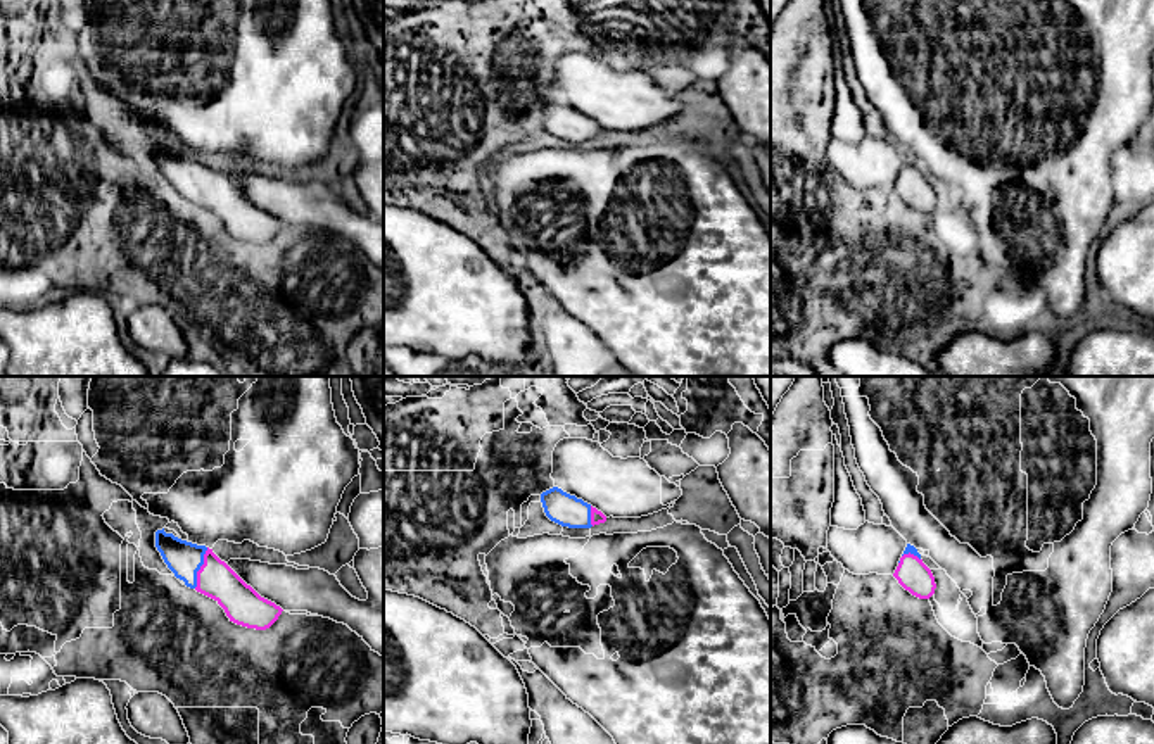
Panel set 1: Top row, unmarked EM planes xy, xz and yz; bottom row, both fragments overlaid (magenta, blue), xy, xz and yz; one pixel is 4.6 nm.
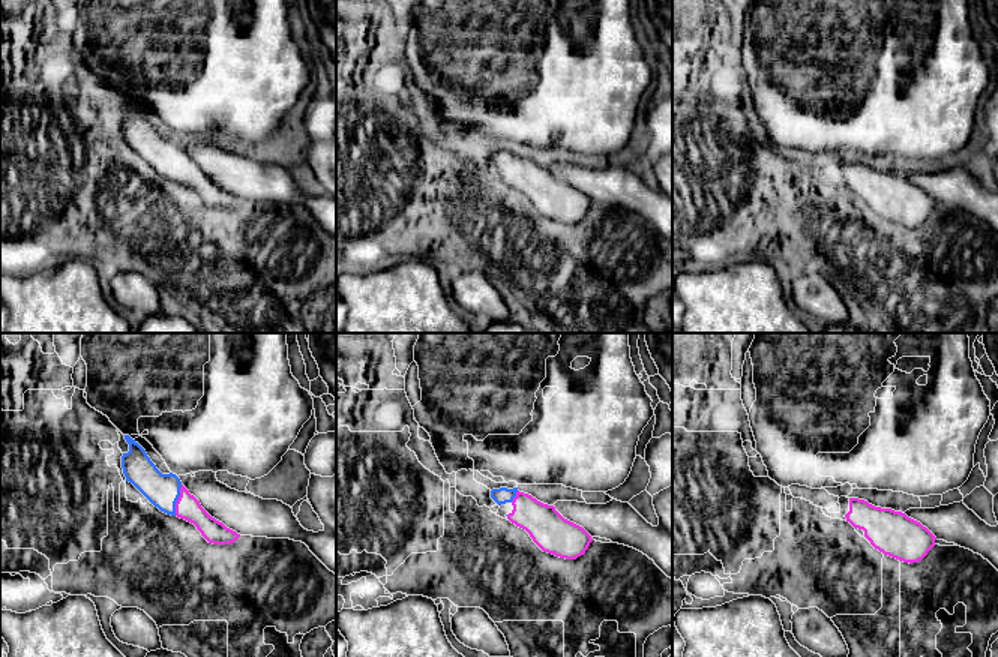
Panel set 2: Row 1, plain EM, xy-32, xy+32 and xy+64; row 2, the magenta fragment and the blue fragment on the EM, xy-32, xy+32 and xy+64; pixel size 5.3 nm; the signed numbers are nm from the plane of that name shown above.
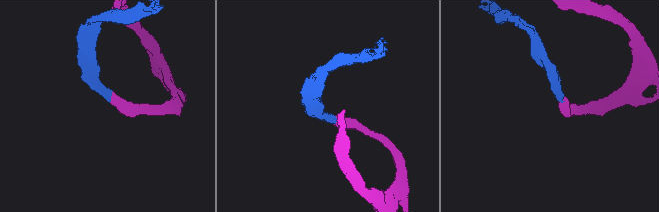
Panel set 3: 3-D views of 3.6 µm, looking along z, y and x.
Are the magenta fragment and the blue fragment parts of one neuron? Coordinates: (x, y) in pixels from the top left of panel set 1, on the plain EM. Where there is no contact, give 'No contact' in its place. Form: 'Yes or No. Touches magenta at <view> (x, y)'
Yes. Touches magenta at xy (201, 182)

